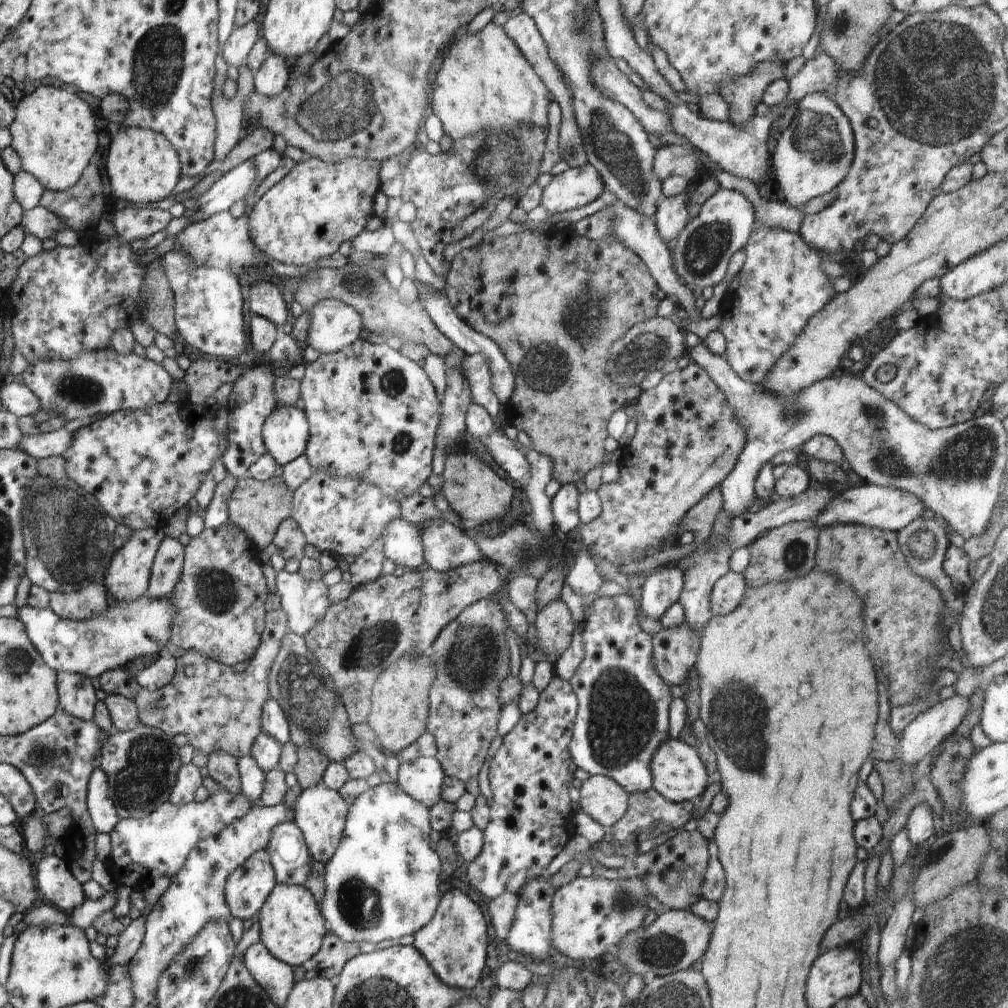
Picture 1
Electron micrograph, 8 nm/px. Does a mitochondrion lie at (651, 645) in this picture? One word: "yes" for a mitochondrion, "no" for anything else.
no

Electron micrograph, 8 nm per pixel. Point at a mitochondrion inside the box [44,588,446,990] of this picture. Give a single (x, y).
(302, 688)

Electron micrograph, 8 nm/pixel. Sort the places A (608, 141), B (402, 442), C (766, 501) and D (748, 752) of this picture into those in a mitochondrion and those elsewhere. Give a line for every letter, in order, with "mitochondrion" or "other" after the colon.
A: mitochondrion
B: mitochondrion
C: other
D: mitochondrion

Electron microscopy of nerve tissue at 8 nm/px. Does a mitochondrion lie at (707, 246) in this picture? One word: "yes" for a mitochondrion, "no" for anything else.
yes

